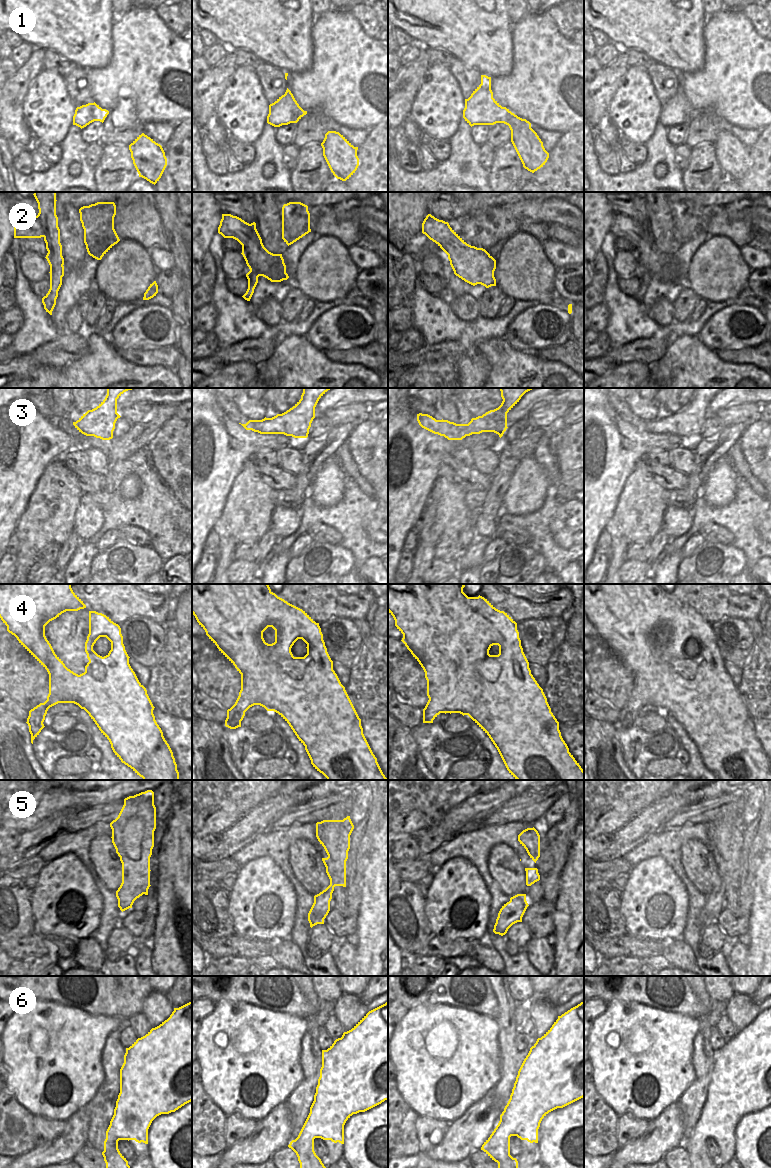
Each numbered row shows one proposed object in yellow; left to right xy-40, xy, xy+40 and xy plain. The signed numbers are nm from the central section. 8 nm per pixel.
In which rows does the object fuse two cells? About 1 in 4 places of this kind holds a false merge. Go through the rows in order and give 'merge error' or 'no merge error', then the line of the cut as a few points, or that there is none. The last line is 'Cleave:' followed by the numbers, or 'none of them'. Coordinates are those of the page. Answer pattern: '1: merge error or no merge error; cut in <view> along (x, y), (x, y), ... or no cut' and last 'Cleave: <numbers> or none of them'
1: no merge error; no cut
2: merge error; cut in xy along (242, 247), (248, 250), (248, 259), (260, 275)
3: no merge error; no cut
4: no merge error; no cut
5: no merge error; no cut
6: no merge error; no cut
Cleave: 2

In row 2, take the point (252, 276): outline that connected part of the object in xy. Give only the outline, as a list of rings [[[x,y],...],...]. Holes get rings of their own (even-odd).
[[[242,248],[241,253],[246,261],[247,266],[249,267],[250,271],[246,274],[246,277],[248,279],[248,289],[246,293],[242,296],[245,300],[250,301],[254,289],[258,283],[258,277],[260,276],[260,273],[258,270],[254,267],[254,265],[250,262],[248,259],[250,253],[247,248]]]

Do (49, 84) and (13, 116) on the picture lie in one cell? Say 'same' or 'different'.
different

